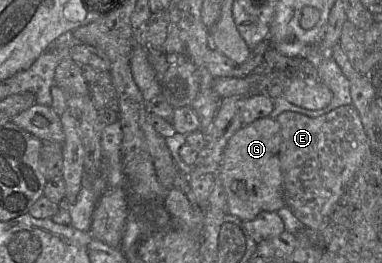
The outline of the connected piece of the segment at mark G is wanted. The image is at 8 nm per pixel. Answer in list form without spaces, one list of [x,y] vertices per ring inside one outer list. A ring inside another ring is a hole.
[[[264,117],[244,125],[229,140],[216,177],[227,194],[229,214],[241,221],[285,207],[284,181],[280,167],[281,126],[276,118]]]

